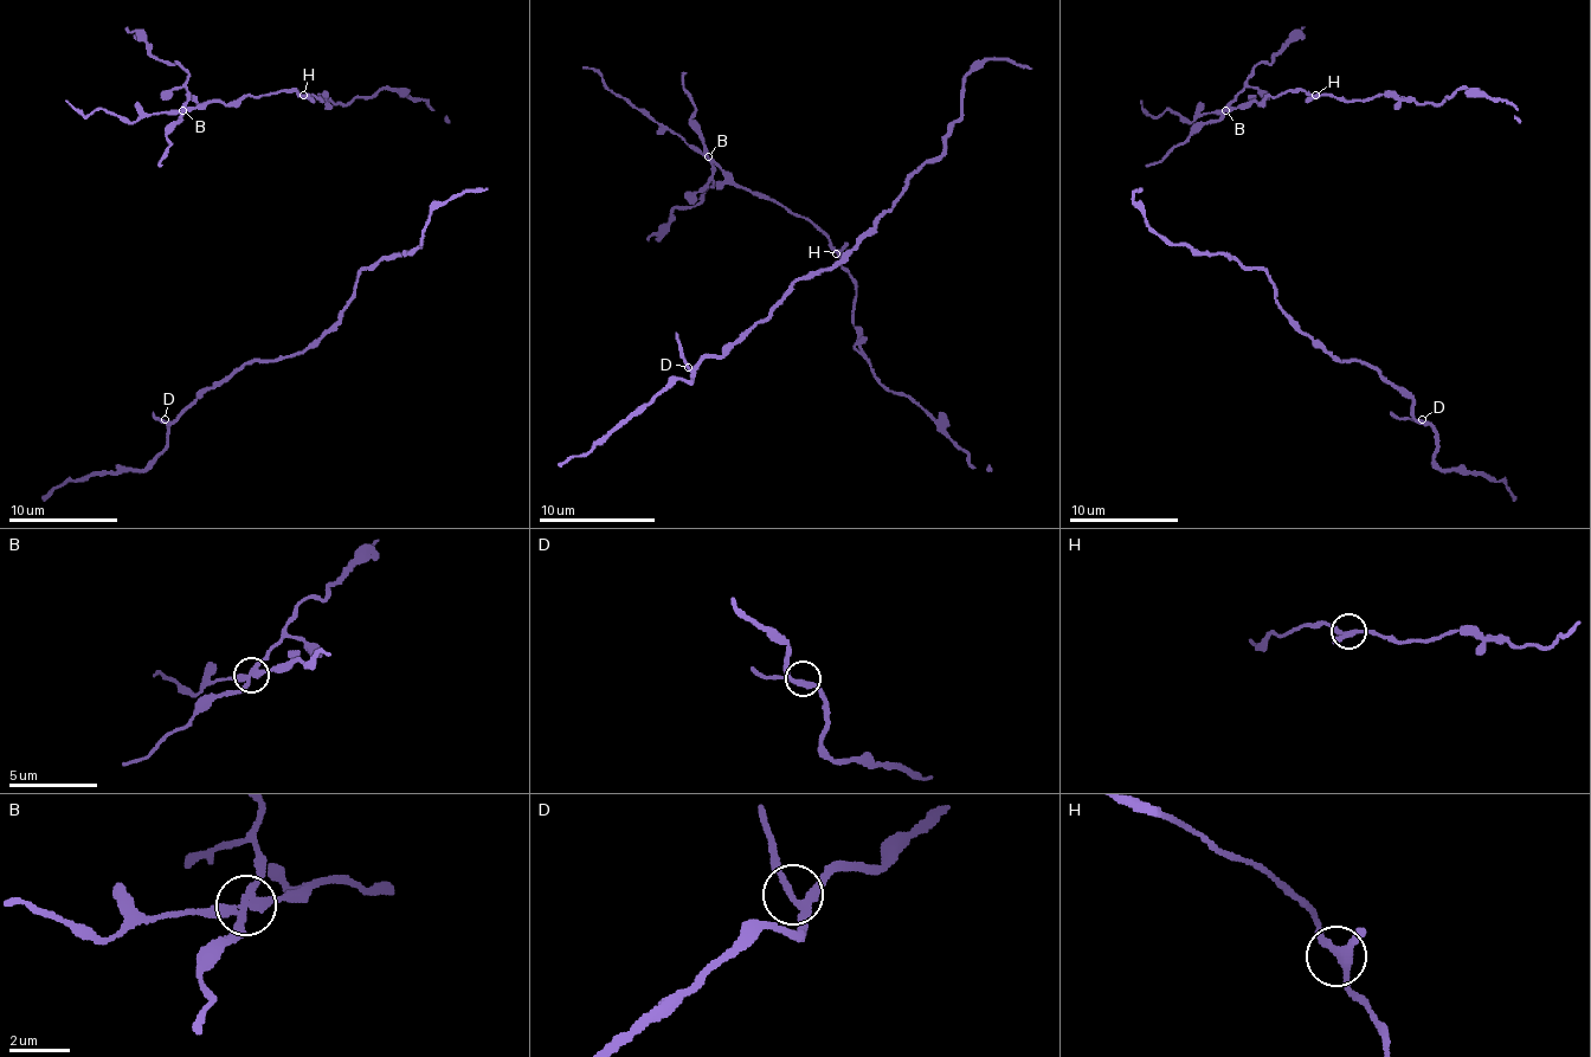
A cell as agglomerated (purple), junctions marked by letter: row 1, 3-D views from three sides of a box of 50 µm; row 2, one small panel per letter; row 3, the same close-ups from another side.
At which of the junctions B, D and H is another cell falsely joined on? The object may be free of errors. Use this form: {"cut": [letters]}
{"cut": ["B"]}

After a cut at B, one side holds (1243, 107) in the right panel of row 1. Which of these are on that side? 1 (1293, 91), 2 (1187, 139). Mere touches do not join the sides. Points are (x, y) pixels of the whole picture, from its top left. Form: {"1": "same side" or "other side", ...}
{"1": "same side", "2": "other side"}

